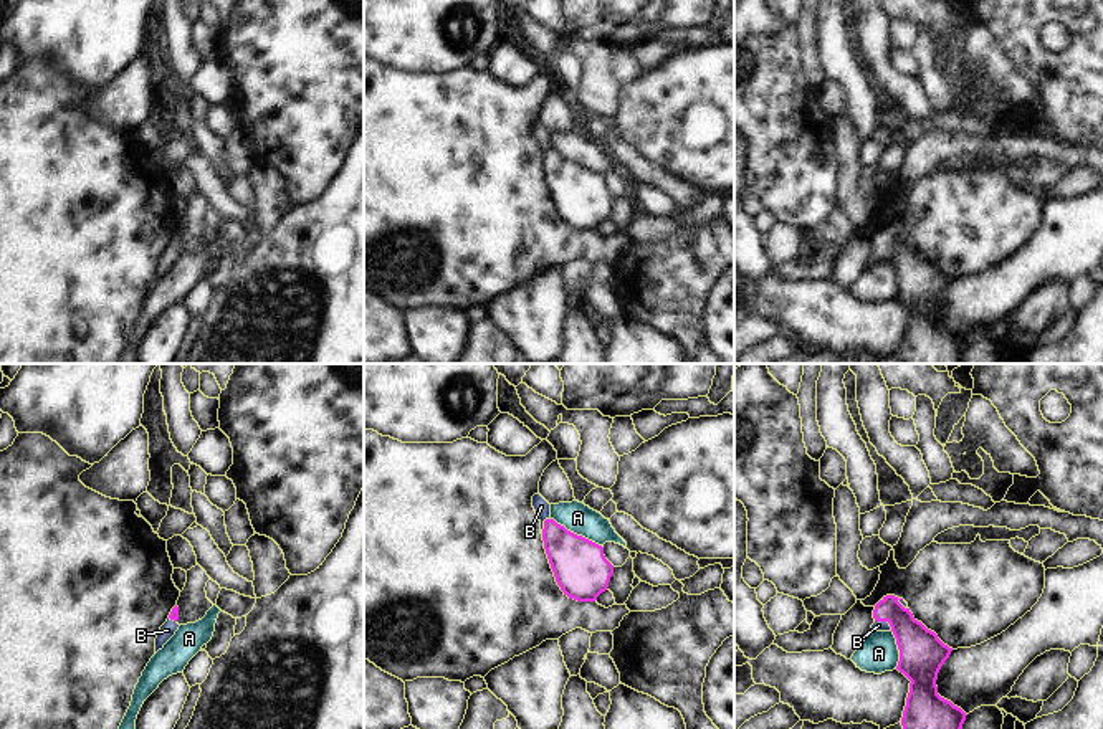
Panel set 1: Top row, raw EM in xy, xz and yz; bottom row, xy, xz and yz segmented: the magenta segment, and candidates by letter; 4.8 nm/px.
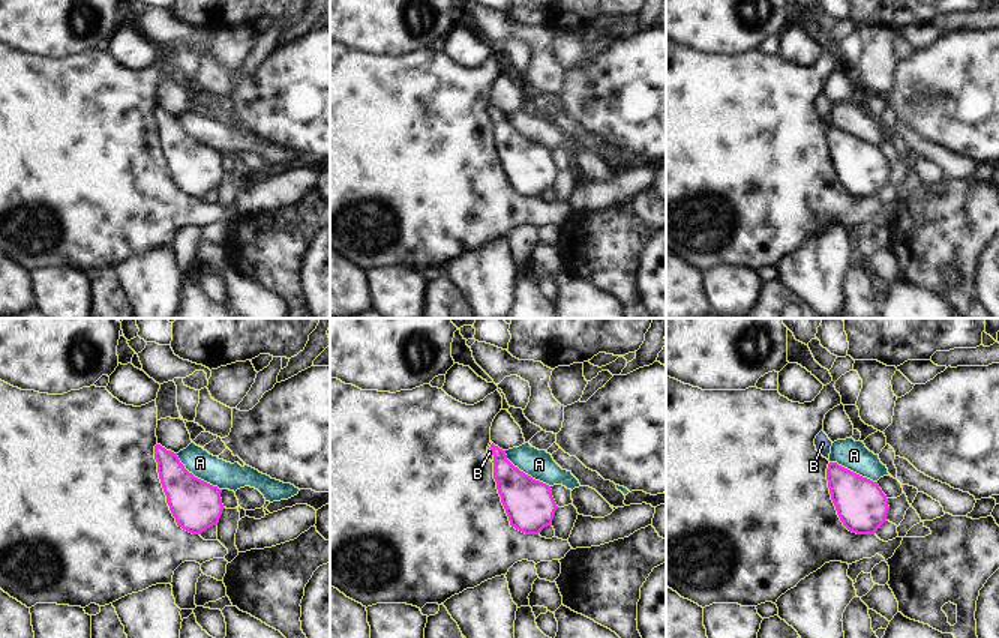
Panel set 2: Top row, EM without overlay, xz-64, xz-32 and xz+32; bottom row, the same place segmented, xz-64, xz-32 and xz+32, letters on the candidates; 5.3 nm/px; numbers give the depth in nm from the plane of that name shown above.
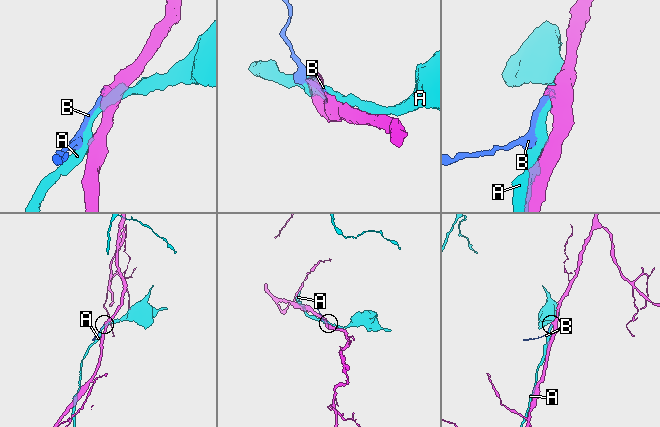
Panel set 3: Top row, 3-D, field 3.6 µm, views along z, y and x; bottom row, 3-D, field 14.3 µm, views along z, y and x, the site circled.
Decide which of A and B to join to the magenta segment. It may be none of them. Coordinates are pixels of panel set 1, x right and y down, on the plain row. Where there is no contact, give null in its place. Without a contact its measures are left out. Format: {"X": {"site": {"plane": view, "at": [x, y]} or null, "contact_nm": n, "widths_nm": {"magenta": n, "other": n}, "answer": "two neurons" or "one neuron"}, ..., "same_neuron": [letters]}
{"A": {"site": {"plane": "xz", "at": [576, 164]}, "contact_nm": 280, "widths_nm": {"magenta": 260, "other": 150}, "answer": "two neurons"}, "B": {"site": {"plane": "yz", "at": [885, 250]}, "contact_nm": 100, "widths_nm": {"magenta": 220, "other": 50}, "answer": "one neuron"}, "same_neuron": ["B"]}

